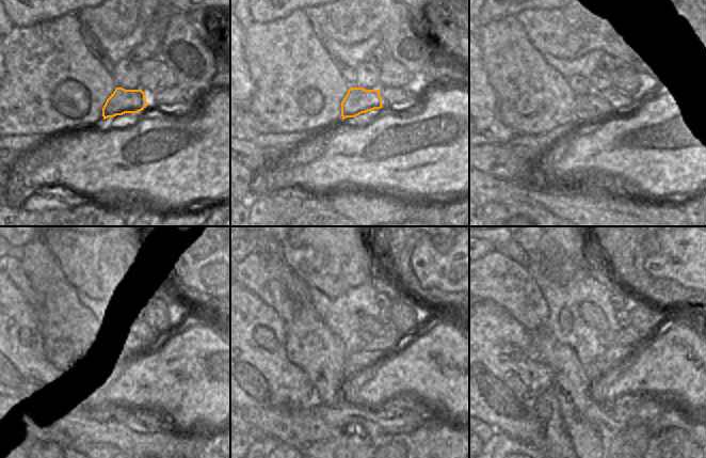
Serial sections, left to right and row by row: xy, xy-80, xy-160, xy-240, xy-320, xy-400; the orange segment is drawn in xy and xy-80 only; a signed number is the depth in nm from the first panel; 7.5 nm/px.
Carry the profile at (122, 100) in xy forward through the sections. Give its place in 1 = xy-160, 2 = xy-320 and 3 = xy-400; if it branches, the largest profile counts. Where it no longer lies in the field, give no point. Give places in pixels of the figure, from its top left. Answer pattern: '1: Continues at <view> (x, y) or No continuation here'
1: Continues at xy-160 (594, 106)
2: Continues at xy-320 (385, 342)
3: Continues at xy-400 (629, 336).

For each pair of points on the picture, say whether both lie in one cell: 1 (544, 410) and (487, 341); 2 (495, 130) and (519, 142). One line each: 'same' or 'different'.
1: same
2: different

